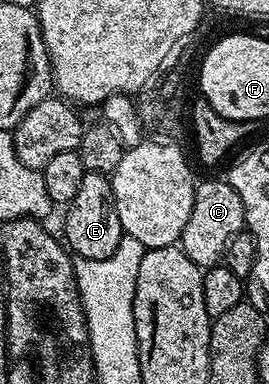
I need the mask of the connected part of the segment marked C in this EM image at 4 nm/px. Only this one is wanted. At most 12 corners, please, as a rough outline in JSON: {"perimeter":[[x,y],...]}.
{"perimeter":[[228,180],[196,182],[179,242],[212,267],[245,229]]}

